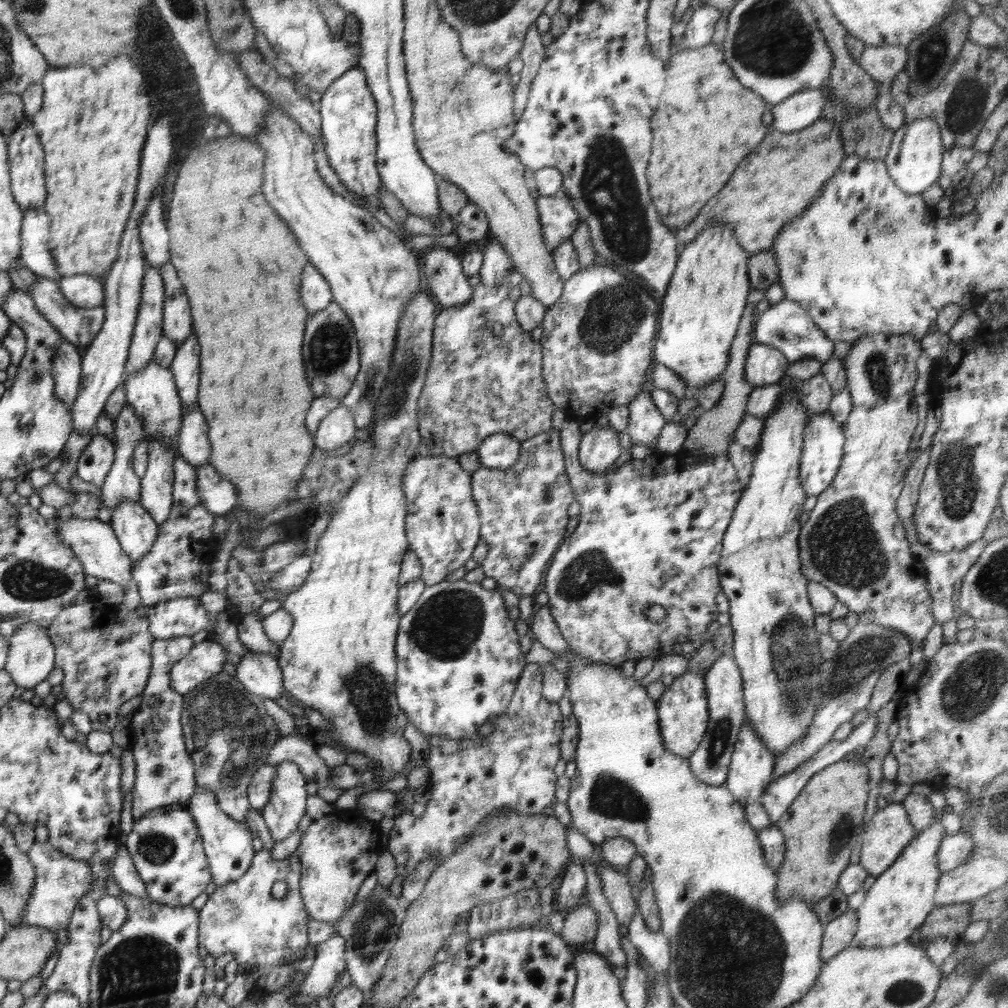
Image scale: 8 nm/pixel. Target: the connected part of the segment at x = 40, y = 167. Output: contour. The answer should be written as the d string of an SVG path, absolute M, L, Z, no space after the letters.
M24 118L24 121L15 128L10 135L7 144L9 146L8 157L10 159L11 191L19 207L26 209L42 208L46 198L46 186L44 186L44 150L38 138L38 132L32 128L32 119Z

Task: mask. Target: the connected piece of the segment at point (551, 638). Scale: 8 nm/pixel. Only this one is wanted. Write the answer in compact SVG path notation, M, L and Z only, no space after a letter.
M542 606L538 610L534 616L531 629L536 640L555 655L564 654L564 652L571 650L568 641L560 634L548 606Z

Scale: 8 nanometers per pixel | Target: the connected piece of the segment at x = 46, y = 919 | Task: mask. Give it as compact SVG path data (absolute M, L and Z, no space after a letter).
M35 841L27 855L35 867L37 882L35 890L32 891L32 898L28 902L28 908L24 911L22 925L41 927L48 929L52 934L57 934L59 930L69 926L76 903L93 890L96 878L90 877L91 869L84 860L72 860L64 856L49 842Z

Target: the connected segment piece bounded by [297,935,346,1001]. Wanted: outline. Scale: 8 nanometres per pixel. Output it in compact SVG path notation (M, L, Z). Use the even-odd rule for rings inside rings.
M332 936L316 946L316 960L309 974L302 976L297 984L298 996L314 1000L320 996L329 997L329 992L340 973L346 970L345 941L342 936Z

